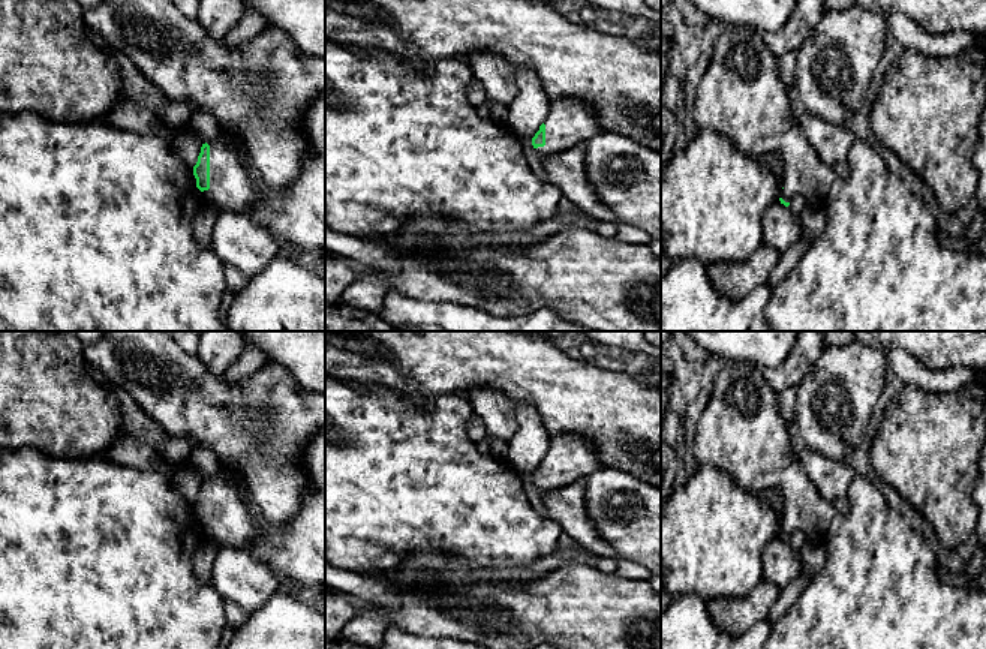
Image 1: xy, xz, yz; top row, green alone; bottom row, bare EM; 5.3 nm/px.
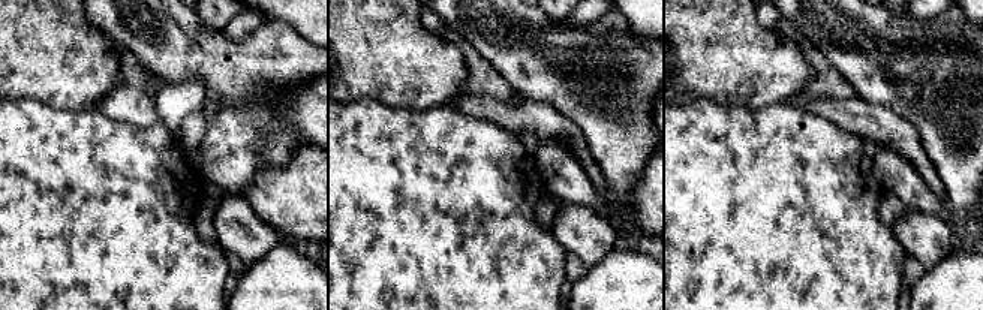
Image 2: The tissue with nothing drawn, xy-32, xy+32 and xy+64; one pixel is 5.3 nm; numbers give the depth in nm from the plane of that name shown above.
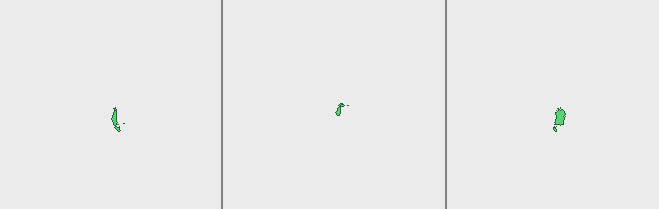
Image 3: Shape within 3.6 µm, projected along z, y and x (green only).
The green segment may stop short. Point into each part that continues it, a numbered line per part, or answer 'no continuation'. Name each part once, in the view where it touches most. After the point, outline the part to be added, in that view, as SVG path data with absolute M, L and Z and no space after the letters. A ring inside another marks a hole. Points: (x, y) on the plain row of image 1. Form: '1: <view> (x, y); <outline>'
1: xy (231, 523); M220 459L220 469L210 481L210 525L202 531L219 546L249 550L256 529L252 523L247 481L243 472Z

